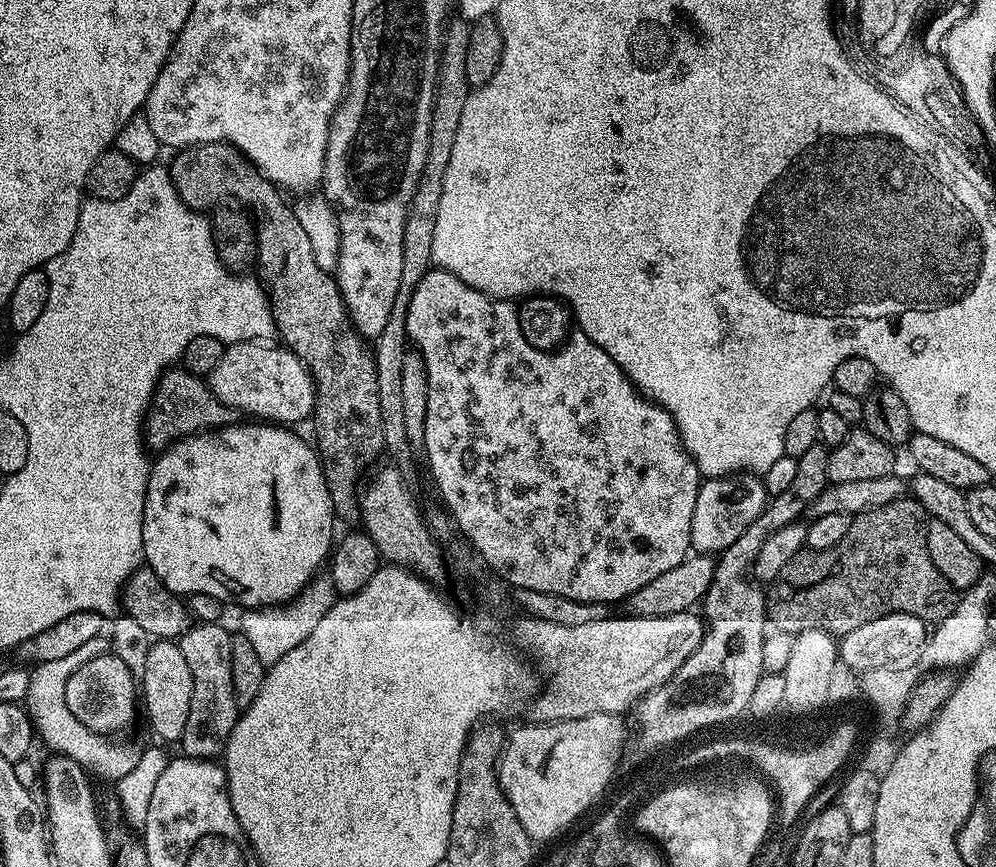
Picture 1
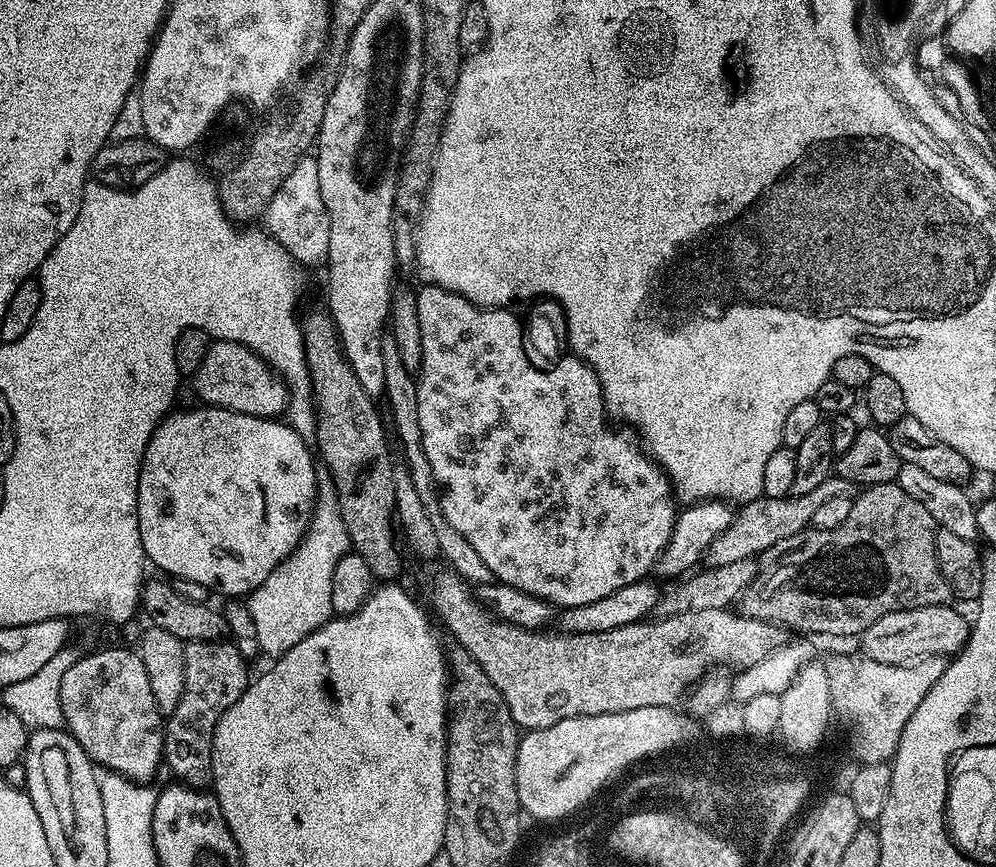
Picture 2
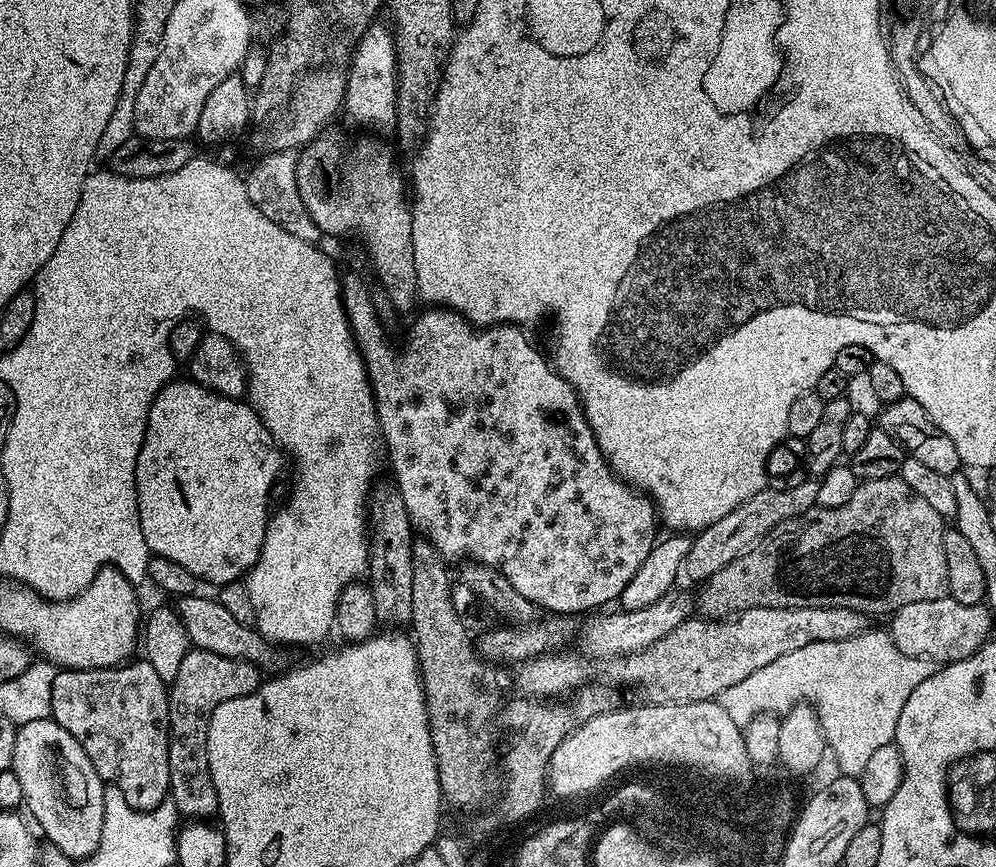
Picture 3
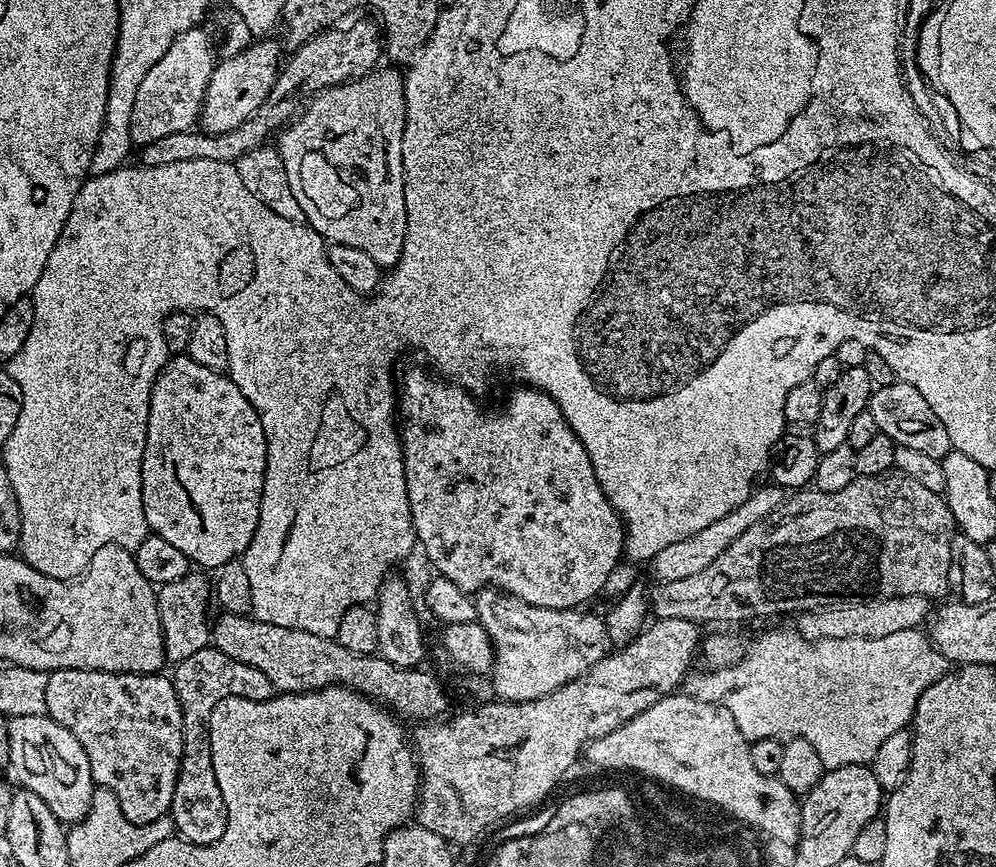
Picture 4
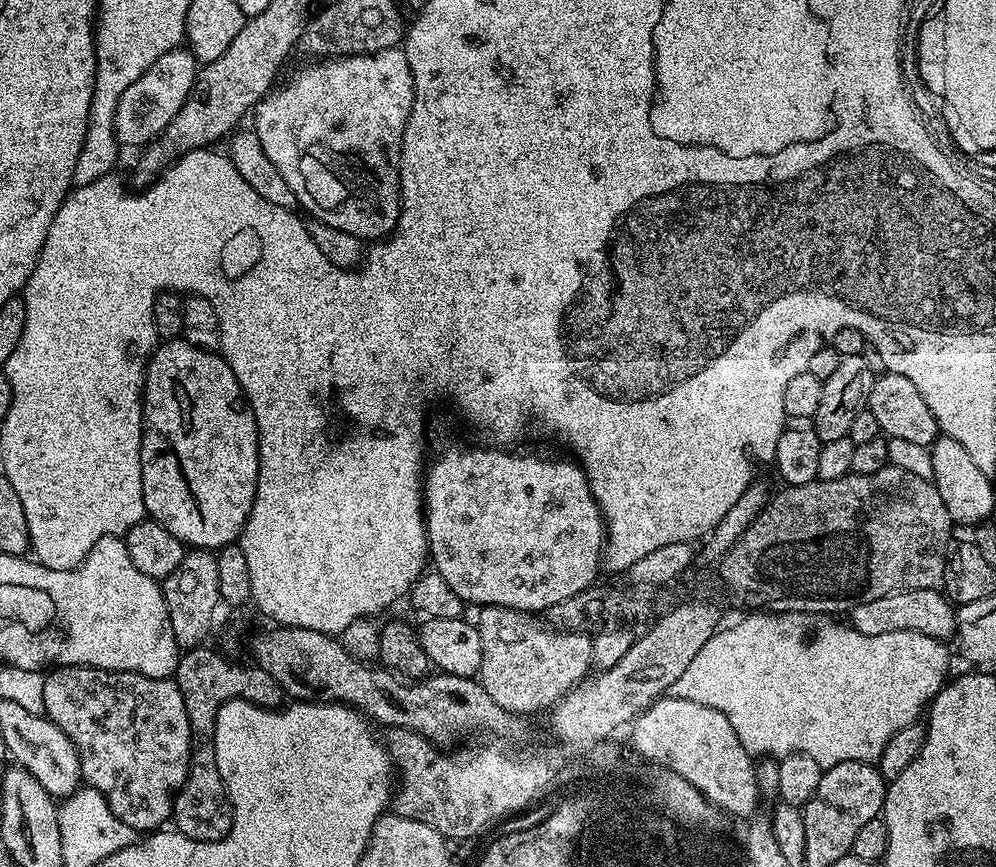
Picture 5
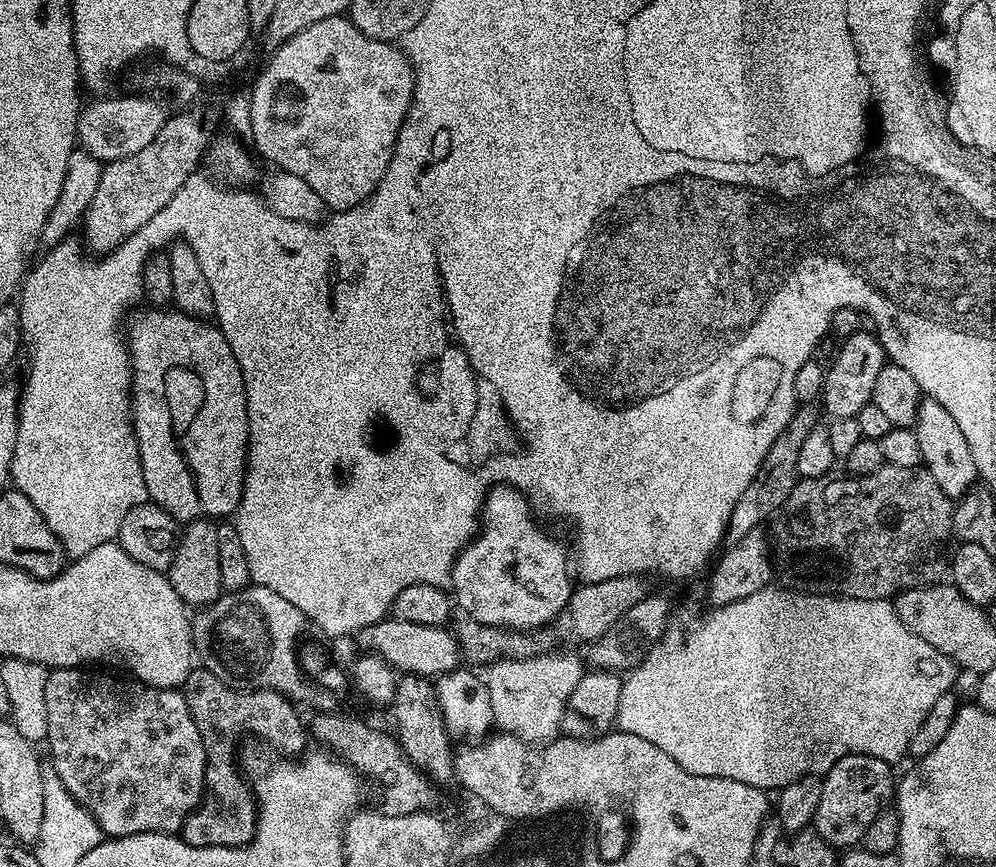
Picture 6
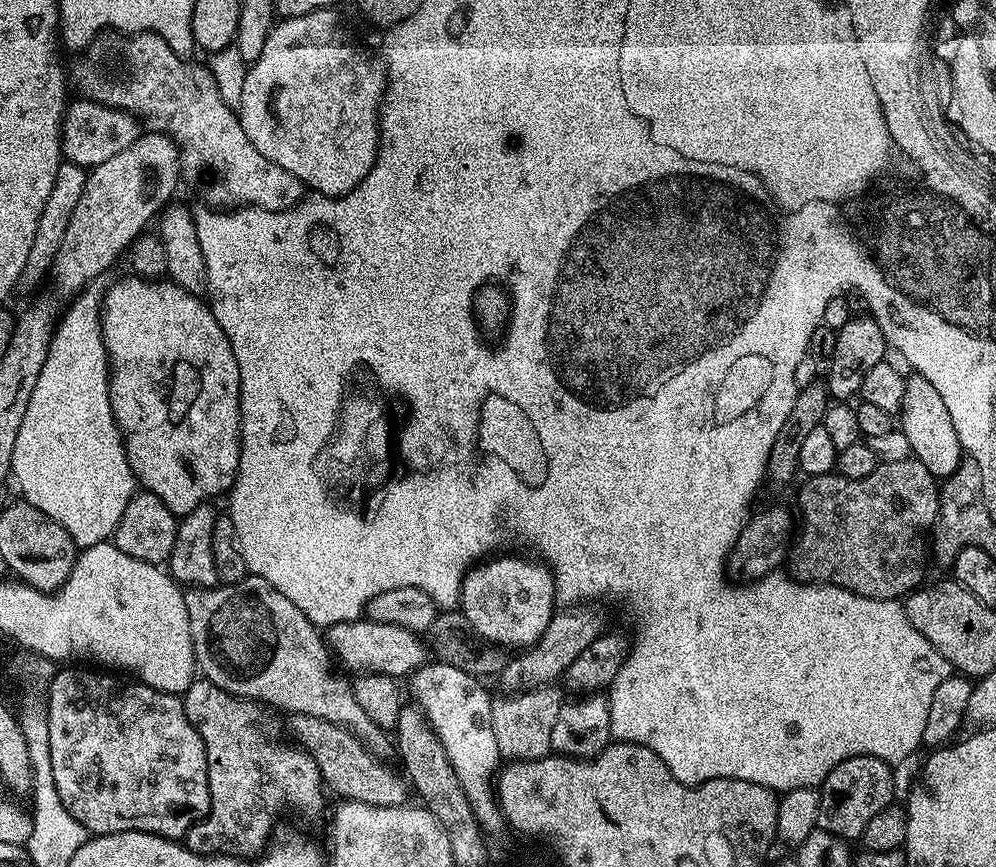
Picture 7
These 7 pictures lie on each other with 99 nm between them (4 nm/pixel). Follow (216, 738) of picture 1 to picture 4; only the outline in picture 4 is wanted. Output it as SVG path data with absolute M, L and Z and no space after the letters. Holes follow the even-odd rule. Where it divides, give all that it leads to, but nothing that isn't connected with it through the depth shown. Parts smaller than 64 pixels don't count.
M211 646L198 650L198 654L190 654L190 658L186 658L173 672L176 673L171 673L170 679L180 703L182 718L182 754L170 819L175 831L189 844L207 846L222 838L228 821L228 811L224 805L226 792L221 781L216 779L210 758L210 714L214 706L222 702L222 698L241 696L251 700L266 700L273 695L274 689L270 678L266 678L262 670L254 670L246 666L246 662L222 656L218 649Z

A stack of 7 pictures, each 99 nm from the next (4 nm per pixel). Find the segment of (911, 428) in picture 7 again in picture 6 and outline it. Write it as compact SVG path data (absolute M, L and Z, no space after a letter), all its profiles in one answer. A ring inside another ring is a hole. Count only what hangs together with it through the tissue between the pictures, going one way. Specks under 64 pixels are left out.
M921 399L920 414L916 419L914 431L918 438L918 446L922 450L921 465L942 486L942 494L946 494L952 501L959 501L973 491L972 483L977 483L978 473L974 466L974 454L970 454L968 436L962 434L958 422L946 414L943 405L936 400Z

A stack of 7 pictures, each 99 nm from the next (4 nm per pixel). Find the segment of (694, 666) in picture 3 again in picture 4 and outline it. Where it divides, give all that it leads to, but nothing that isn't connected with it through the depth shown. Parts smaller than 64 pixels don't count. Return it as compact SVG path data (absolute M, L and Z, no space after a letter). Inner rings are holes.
M895 596L885 600L857 600L851 604L835 604L829 608L811 608L795 617L799 639L829 640L830 638L886 638L886 634L898 634L917 629L930 604L926 596Z

